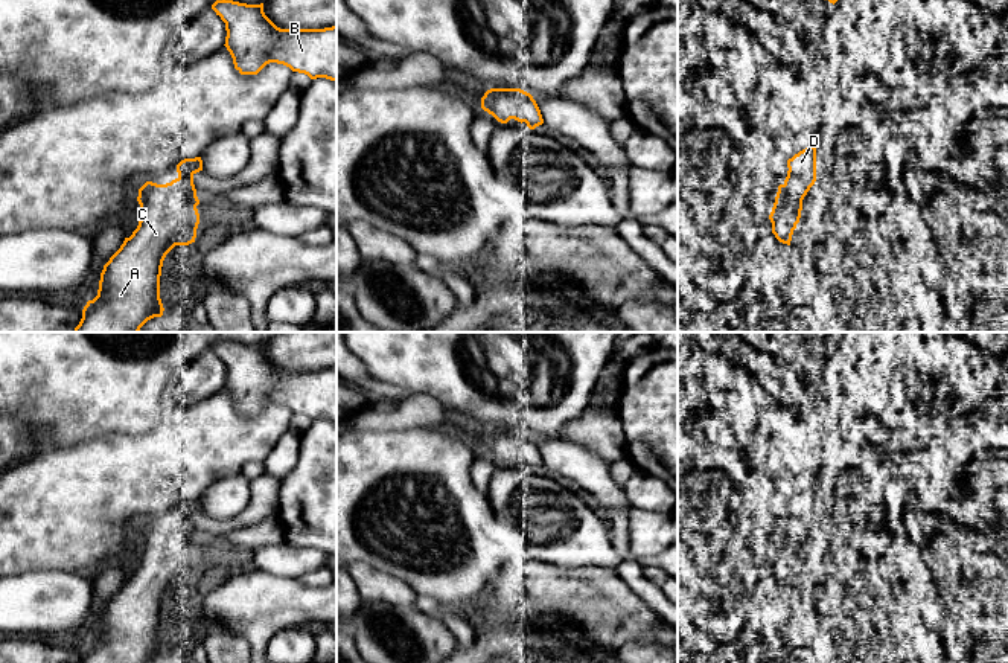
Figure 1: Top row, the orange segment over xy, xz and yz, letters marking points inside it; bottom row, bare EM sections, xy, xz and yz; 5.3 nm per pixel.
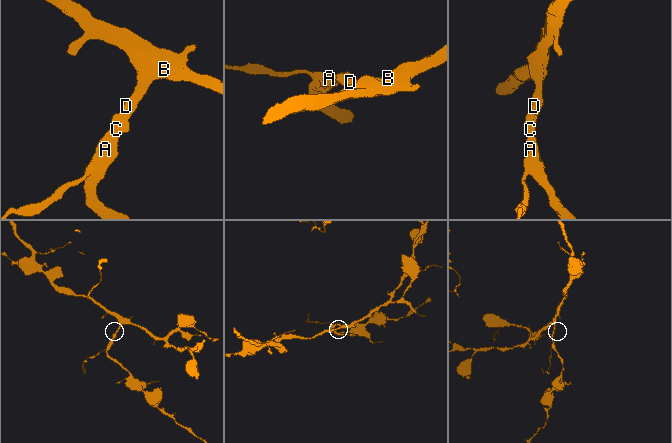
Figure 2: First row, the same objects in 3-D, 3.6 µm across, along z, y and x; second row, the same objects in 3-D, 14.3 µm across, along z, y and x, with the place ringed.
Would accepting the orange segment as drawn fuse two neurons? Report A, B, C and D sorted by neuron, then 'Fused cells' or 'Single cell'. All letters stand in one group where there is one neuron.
Groups: A B C D. Single cell

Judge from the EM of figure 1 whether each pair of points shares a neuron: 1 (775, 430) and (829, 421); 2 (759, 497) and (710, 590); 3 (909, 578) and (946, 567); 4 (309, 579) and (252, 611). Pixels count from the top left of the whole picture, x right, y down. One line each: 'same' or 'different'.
1: different
2: same
3: different
4: different

